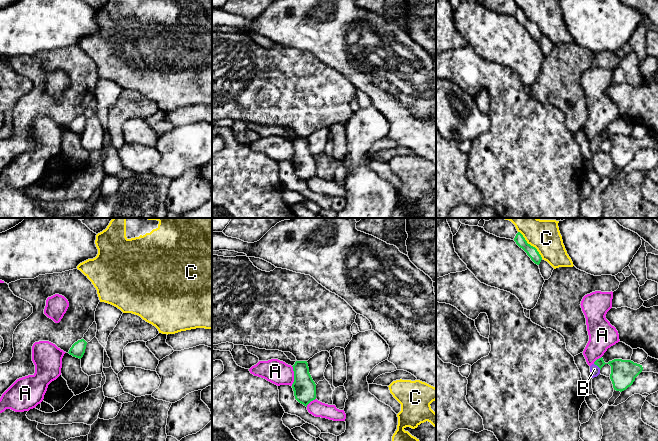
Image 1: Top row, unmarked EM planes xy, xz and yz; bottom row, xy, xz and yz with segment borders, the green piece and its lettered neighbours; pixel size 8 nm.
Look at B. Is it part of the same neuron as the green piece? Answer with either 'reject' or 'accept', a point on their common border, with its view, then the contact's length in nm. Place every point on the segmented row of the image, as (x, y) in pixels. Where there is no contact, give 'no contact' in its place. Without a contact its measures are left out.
accept | yz (597, 365) | 80 nm

